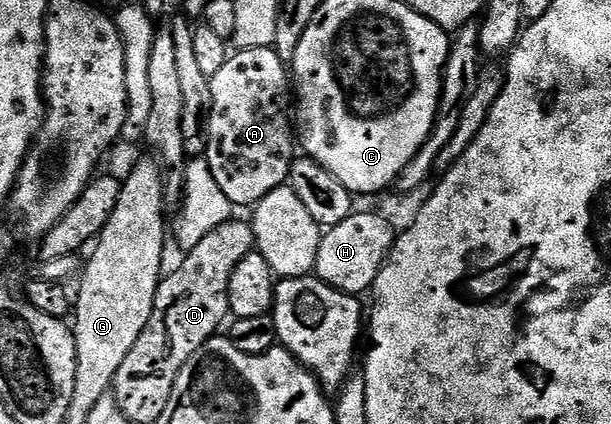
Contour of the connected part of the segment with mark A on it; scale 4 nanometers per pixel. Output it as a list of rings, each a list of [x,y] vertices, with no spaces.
[[[275,47],[242,48],[233,51],[226,66],[222,66],[222,70],[218,70],[218,74],[210,79],[212,116],[224,116],[224,137],[221,140],[213,139],[210,144],[212,173],[224,187],[226,198],[230,198],[232,205],[255,206],[262,198],[266,198],[266,194],[270,194],[270,190],[288,184],[288,172],[298,152],[298,144],[294,139],[294,88],[290,83],[289,65],[276,53]]]

